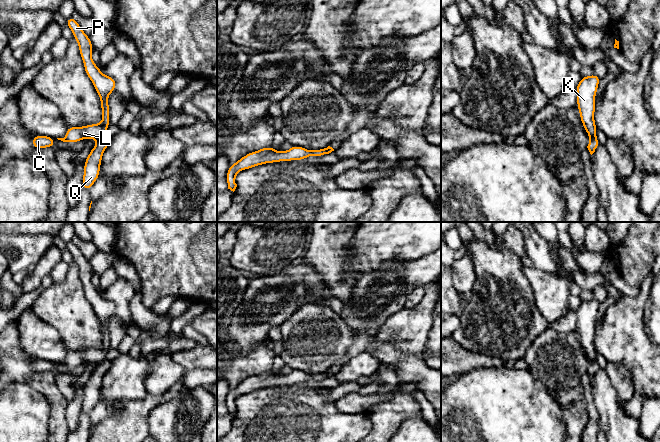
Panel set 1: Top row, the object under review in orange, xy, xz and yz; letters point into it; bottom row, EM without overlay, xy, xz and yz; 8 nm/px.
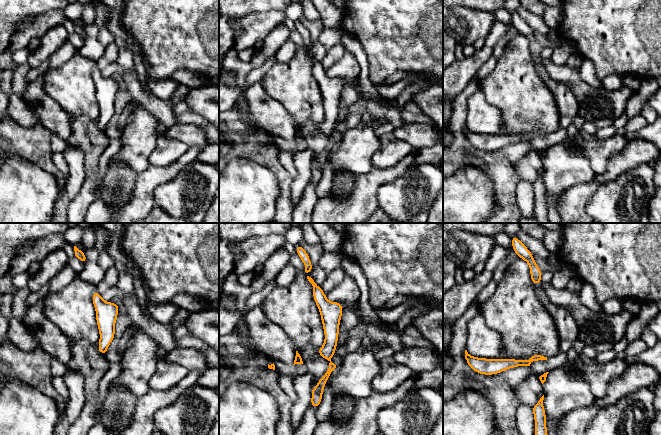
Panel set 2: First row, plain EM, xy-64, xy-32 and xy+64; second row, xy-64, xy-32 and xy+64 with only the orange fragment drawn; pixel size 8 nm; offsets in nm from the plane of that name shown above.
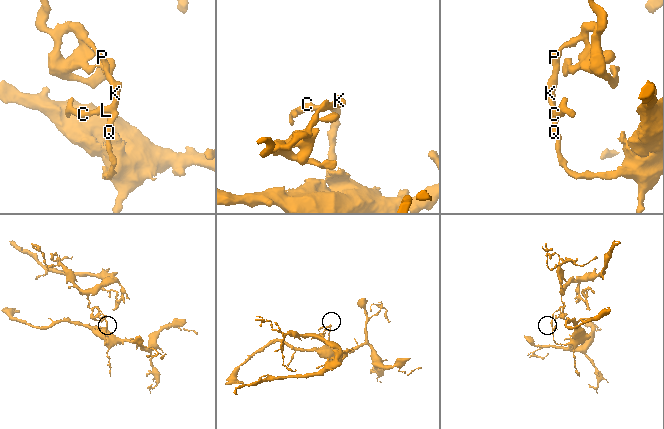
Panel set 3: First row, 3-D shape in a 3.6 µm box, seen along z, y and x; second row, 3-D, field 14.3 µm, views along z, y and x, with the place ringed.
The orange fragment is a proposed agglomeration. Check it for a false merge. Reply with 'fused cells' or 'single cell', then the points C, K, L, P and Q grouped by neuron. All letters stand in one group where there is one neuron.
fused cells; groups C K L P / Q

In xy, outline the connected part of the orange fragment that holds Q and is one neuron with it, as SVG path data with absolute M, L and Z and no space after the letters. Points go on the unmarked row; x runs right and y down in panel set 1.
M106 359L98 363L95 371L90 374L87 383L85 384L82 412L86 415L90 414L99 401L102 380L110 366L111 362Z

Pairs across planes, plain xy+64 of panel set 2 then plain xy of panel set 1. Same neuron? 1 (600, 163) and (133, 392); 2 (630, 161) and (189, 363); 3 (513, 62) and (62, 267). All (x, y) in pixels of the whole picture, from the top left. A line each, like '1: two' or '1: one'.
1: two
2: two
3: two

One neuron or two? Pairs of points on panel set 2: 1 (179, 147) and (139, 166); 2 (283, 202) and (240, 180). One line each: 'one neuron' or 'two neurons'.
1: two neurons
2: two neurons

